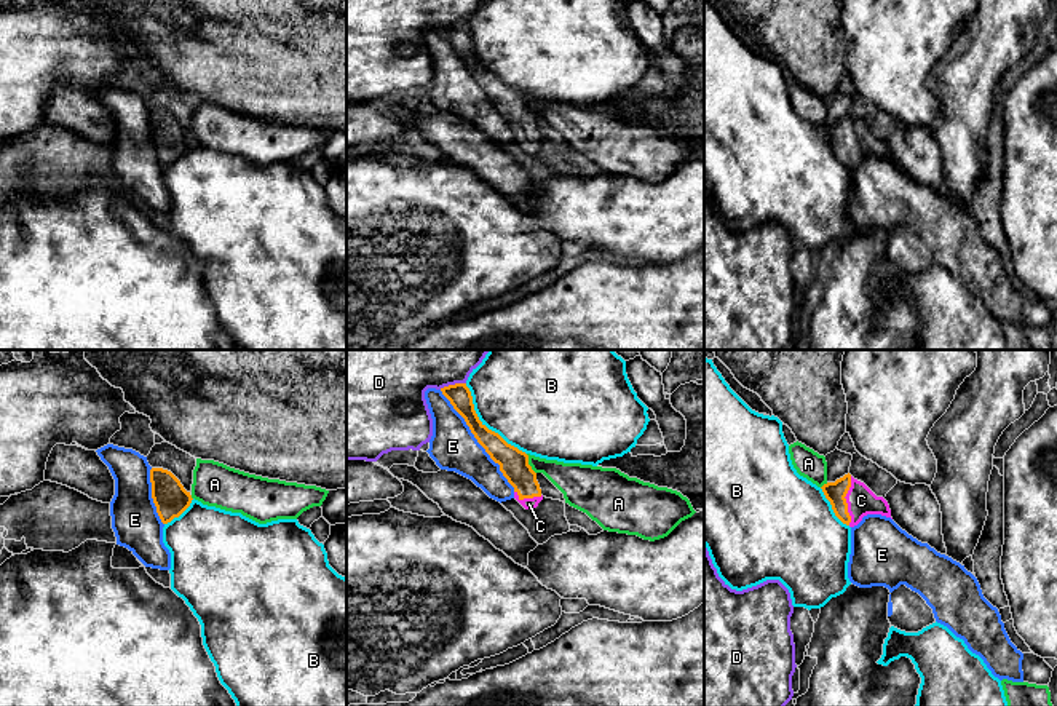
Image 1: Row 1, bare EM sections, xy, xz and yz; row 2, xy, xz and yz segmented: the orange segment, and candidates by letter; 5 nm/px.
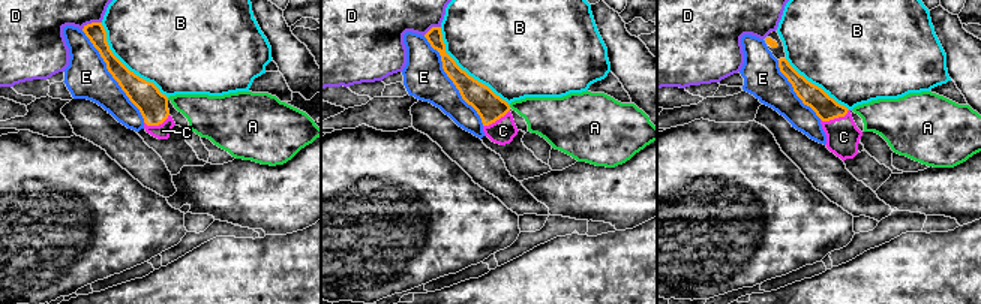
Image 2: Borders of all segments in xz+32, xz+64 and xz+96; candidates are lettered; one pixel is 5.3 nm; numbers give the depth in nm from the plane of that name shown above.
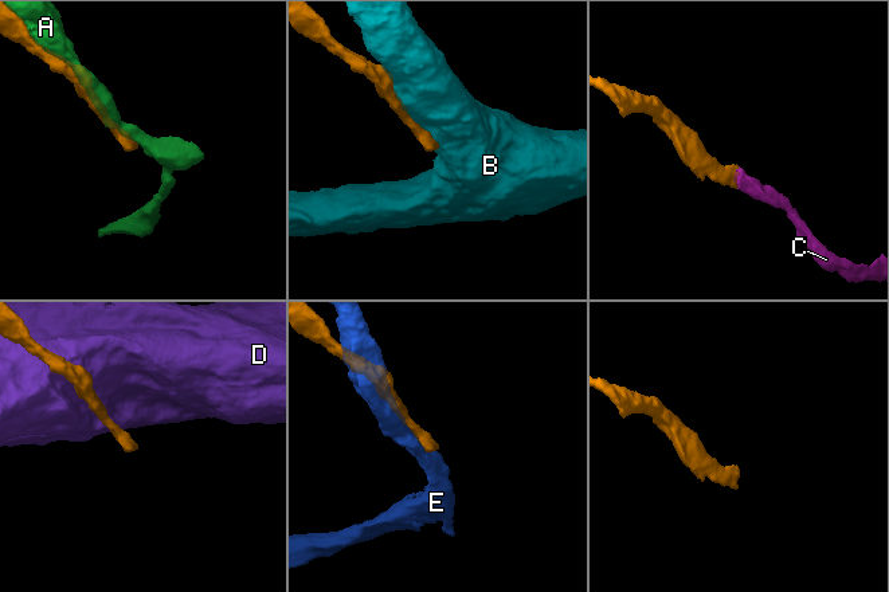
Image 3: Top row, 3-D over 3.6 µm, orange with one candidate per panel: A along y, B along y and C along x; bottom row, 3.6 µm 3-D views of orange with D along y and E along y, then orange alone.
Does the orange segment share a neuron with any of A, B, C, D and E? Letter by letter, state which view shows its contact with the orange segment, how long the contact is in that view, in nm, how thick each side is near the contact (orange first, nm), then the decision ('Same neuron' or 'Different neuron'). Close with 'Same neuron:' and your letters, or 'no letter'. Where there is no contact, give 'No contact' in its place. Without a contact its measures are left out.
A: Touches orange in xz. Shared border 120 nm. Thickness 140 nm (orange) against 180 nm. Different neuron
B: Touches orange in xz. Shared border 480 nm. Thickness 140 nm (orange) against 440 nm. Different neuron
C: Touches orange in yz. Shared border 240 nm. Thickness 110 nm (orange) against 150 nm. Same neuron
D: Touches orange in xz. Shared border 140 nm. Thickness 120 nm (orange) against 240 nm. Different neuron
E: Touches orange in xz. Shared border 650 nm. Thickness 140 nm (orange) against 240 nm. Different neuron
Same neuron: C

